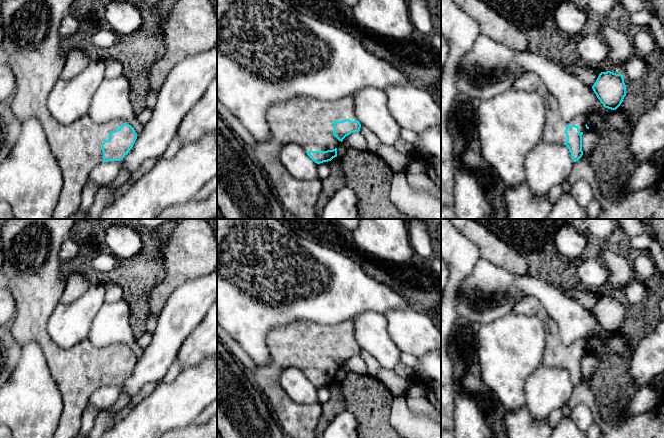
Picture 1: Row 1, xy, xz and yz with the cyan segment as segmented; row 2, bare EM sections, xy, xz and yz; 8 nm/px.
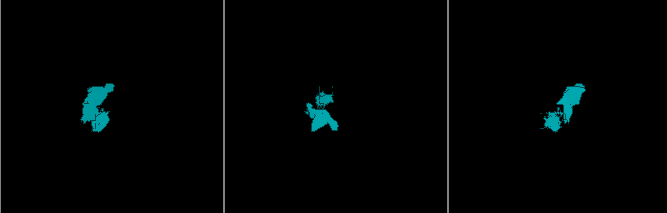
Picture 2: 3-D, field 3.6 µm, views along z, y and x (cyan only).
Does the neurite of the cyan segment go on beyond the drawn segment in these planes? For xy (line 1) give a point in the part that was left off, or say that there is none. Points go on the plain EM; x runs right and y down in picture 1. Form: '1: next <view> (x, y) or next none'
1: next xy (31, 269)

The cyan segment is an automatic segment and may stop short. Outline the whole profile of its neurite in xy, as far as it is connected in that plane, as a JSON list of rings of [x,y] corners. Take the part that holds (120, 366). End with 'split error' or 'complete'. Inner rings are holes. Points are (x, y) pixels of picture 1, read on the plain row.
[[[7,219],[0,228],[2,267],[0,280],[16,303],[10,328],[11,341],[21,347],[37,343],[55,380],[64,404],[53,438],[75,438],[82,427],[83,412],[90,396],[100,387],[120,385],[132,373],[137,357],[122,344],[96,347],[87,338],[70,349],[57,346],[47,332],[48,319],[60,302],[66,281],[61,273],[59,252],[70,236],[76,219]]] | split error

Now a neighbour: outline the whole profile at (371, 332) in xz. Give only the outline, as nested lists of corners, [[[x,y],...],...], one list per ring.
[[[367,311],[353,318],[354,335],[360,348],[372,355],[386,369],[400,362],[400,349],[391,339],[388,322],[381,313]]]

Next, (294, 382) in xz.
[[[294,367],[285,369],[280,375],[280,385],[297,404],[311,405],[318,403],[318,388],[299,369]]]

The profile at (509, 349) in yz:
[[[510,313],[477,327],[477,356],[481,379],[506,410],[526,405],[524,387],[528,377],[543,363],[545,350],[544,320],[537,315]]]

